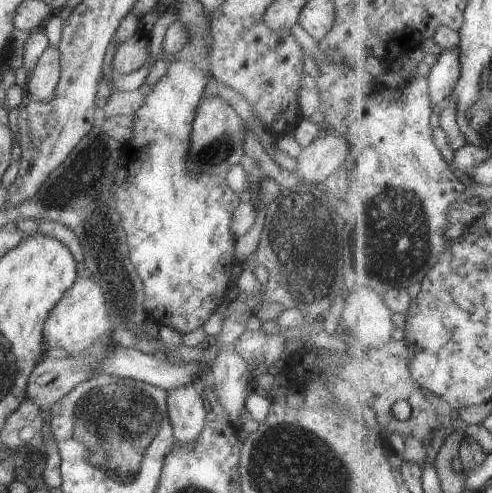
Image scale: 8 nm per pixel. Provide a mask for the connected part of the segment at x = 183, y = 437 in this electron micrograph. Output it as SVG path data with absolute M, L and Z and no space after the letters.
M177 386L166 392L166 404L174 444L195 442L204 428L205 410L193 386Z

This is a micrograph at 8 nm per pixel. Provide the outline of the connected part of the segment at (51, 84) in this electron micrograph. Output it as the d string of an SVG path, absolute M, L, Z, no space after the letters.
M47 46L31 70L31 77L25 83L26 97L47 102L55 96L55 84L59 80L60 54L57 49Z

